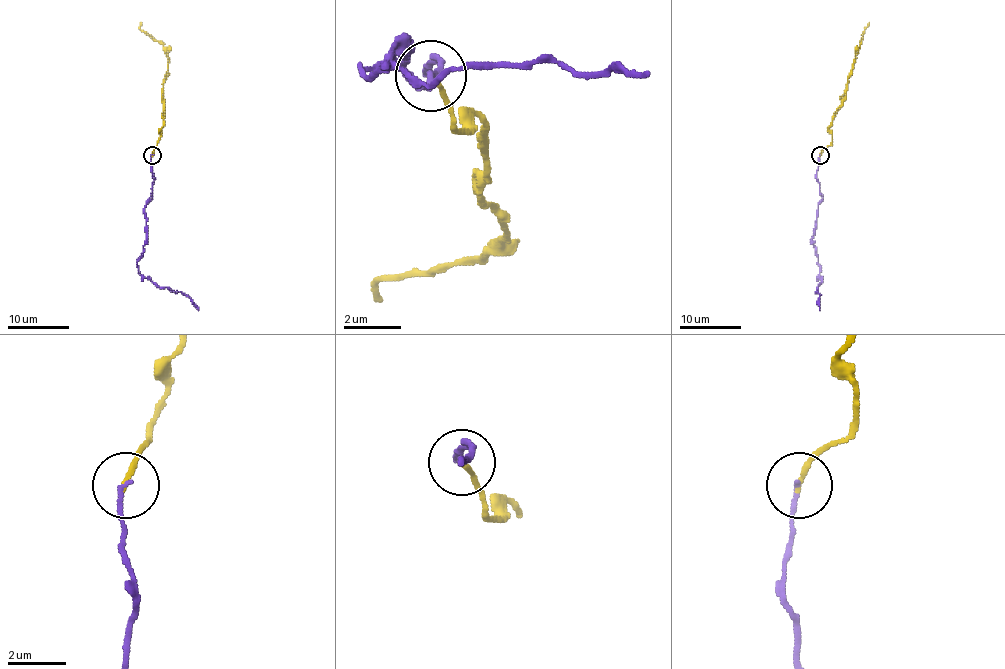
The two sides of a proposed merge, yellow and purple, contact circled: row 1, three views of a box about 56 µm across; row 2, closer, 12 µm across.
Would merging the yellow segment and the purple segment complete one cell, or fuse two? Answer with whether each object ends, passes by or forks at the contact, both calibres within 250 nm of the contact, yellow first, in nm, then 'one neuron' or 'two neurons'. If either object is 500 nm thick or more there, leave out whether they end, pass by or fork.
yellow ends | purple ends | 170/150 nm | one neuron

